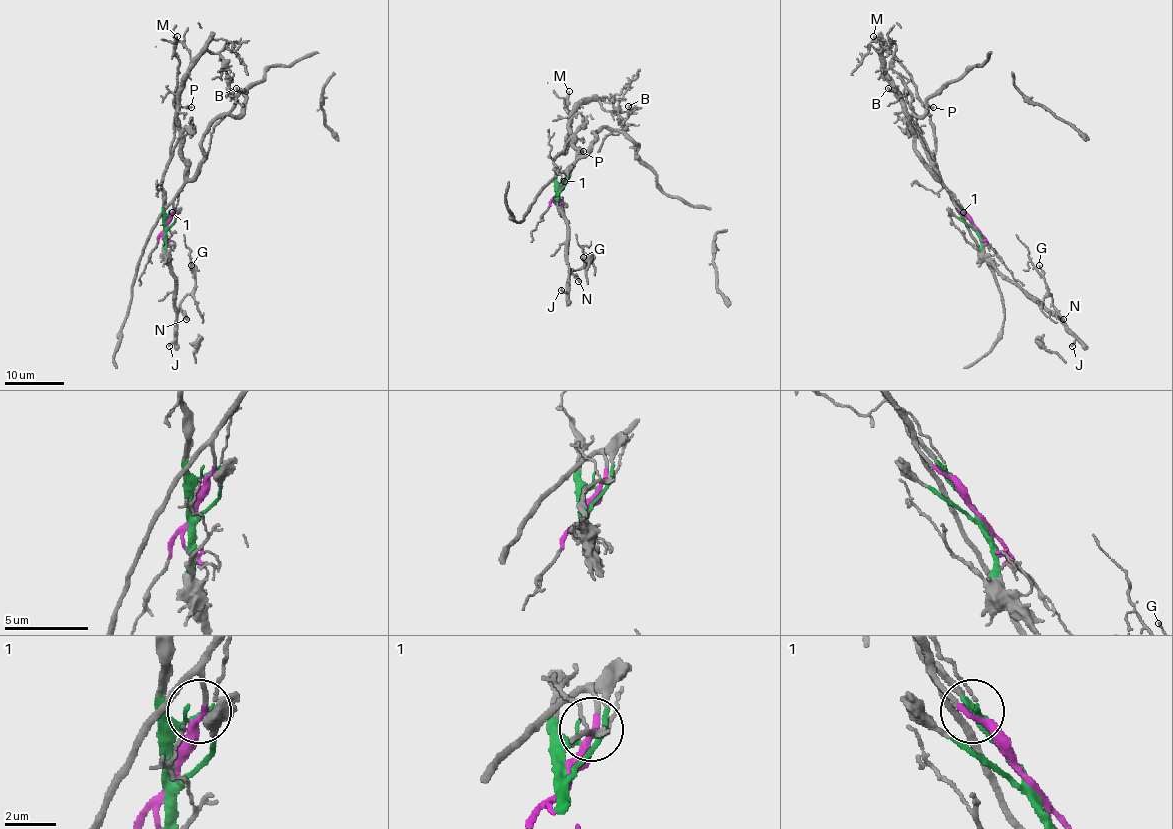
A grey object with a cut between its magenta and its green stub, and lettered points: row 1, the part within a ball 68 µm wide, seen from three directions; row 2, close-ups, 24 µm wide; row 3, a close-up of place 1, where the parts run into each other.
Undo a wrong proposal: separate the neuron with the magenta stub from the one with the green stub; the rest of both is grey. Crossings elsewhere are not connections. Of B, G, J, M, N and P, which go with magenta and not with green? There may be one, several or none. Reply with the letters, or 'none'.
B

